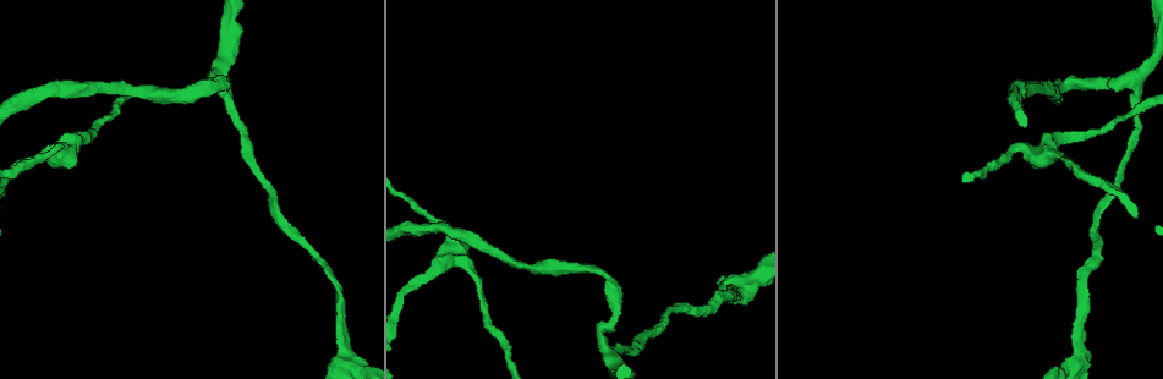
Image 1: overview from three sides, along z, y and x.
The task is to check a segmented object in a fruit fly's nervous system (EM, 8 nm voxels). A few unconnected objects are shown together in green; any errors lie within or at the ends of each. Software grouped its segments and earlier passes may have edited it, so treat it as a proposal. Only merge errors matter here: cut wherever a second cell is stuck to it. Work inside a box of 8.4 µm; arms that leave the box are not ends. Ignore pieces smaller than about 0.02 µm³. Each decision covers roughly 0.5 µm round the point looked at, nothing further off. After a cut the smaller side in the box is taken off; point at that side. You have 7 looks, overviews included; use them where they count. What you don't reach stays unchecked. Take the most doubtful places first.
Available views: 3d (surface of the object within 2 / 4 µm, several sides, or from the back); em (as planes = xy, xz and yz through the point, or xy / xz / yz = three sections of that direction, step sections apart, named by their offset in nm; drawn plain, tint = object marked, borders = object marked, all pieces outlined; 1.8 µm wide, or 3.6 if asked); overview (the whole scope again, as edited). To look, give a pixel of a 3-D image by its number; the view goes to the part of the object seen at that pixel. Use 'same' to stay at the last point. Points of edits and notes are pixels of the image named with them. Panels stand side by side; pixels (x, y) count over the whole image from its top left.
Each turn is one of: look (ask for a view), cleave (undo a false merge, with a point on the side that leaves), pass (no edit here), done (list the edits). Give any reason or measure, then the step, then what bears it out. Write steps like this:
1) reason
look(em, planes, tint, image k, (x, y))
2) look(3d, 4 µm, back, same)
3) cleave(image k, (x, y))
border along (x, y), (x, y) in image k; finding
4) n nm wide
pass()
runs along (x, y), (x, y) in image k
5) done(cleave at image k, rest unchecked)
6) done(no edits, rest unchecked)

three arms meet
look(3d, 4 µm, image 1, (1135, 82))

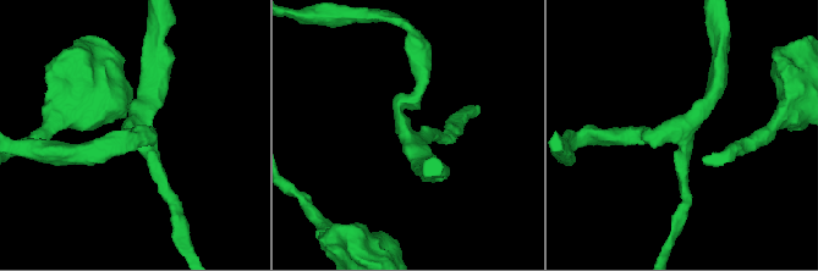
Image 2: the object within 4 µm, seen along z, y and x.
look(em, planes, tint, image 2, (681, 137))

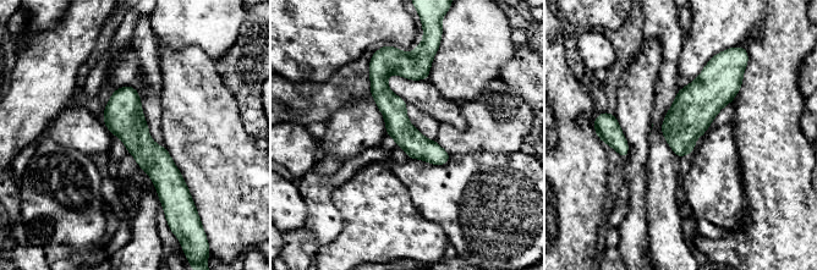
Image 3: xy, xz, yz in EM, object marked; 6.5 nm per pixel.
160 nm wide
pass()
runs along (120, 91), (171, 198) in image 3; continuous, no second cell

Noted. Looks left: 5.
sudden change in width
look(em, yz, step 16, tint, image 1, (1080, 358))

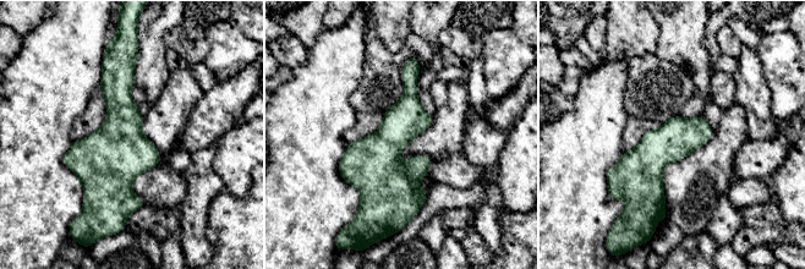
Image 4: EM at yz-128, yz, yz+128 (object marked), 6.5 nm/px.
another direction
look(em, planes, tint, same)

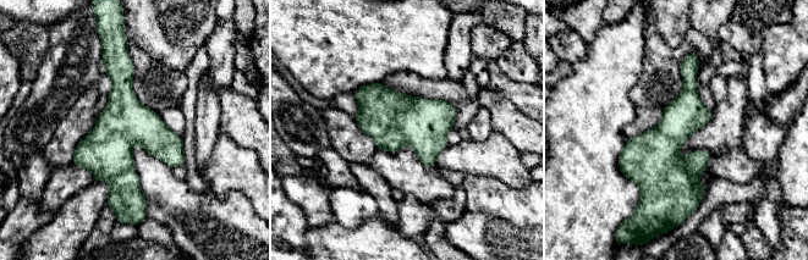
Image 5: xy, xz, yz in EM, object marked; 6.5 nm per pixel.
pass()
runs along (127, 59), (122, 180), (139, 205) in image 5; one cell here

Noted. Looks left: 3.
sudden change in width
look(em, planes, tint, image 1, (61, 157))

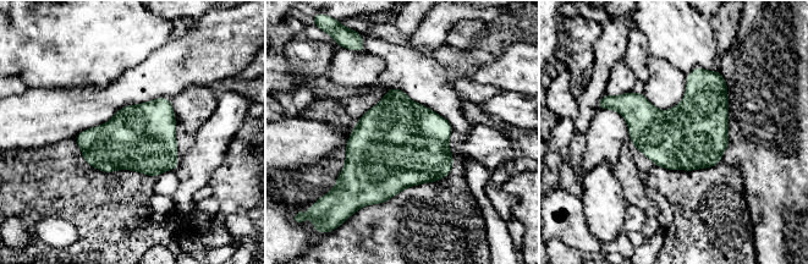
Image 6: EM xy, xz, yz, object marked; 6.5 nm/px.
440 nm wide
pass()
all the same cell

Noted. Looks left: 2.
done(no edits, rest unchecked)

